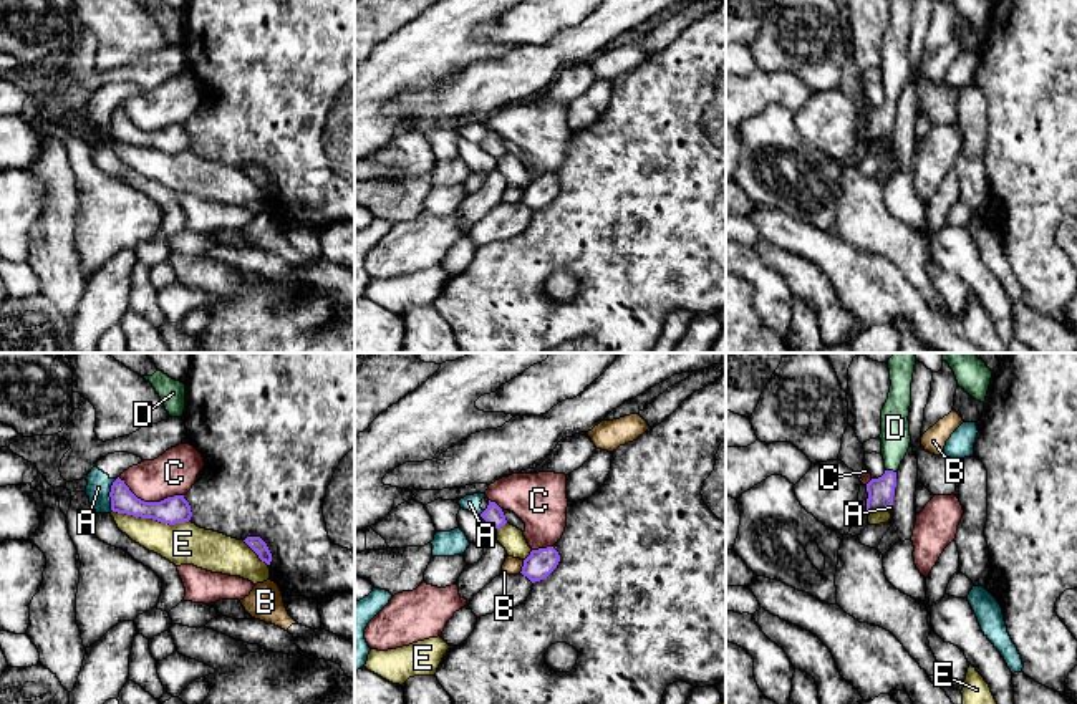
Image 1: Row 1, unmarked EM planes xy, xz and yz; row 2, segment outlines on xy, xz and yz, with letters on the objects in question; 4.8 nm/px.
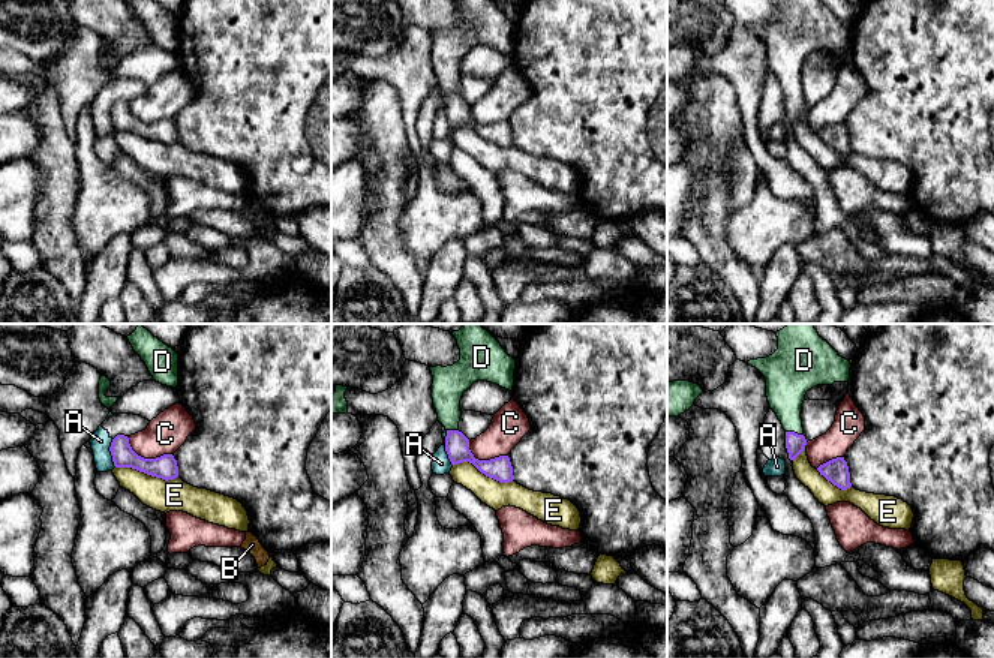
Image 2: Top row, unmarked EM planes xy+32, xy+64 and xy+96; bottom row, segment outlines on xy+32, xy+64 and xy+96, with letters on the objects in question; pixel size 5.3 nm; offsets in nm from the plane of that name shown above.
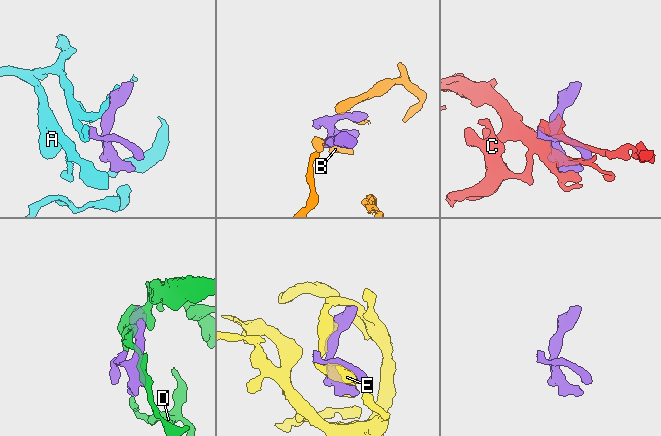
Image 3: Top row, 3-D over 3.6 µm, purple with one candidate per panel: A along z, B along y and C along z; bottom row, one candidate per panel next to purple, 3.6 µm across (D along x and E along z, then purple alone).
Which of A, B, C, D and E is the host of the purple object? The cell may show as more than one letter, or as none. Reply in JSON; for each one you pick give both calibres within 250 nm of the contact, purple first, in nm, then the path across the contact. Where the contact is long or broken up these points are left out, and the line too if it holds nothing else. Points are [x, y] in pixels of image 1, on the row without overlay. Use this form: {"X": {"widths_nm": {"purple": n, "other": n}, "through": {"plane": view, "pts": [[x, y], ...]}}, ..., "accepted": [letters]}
{"D": {"widths_nm": {"purple": 130, "other": 140}, "through": {"plane": "yz", "pts": [[880, 120], [892, 100], [895, 65]]}}, "accepted": ["D"]}

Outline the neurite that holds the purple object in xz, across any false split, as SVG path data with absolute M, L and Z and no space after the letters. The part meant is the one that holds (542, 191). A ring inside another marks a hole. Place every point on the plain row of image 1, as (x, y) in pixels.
M553 176L532 179L524 189L522 204L532 212L547 207L558 194L560 184Z

